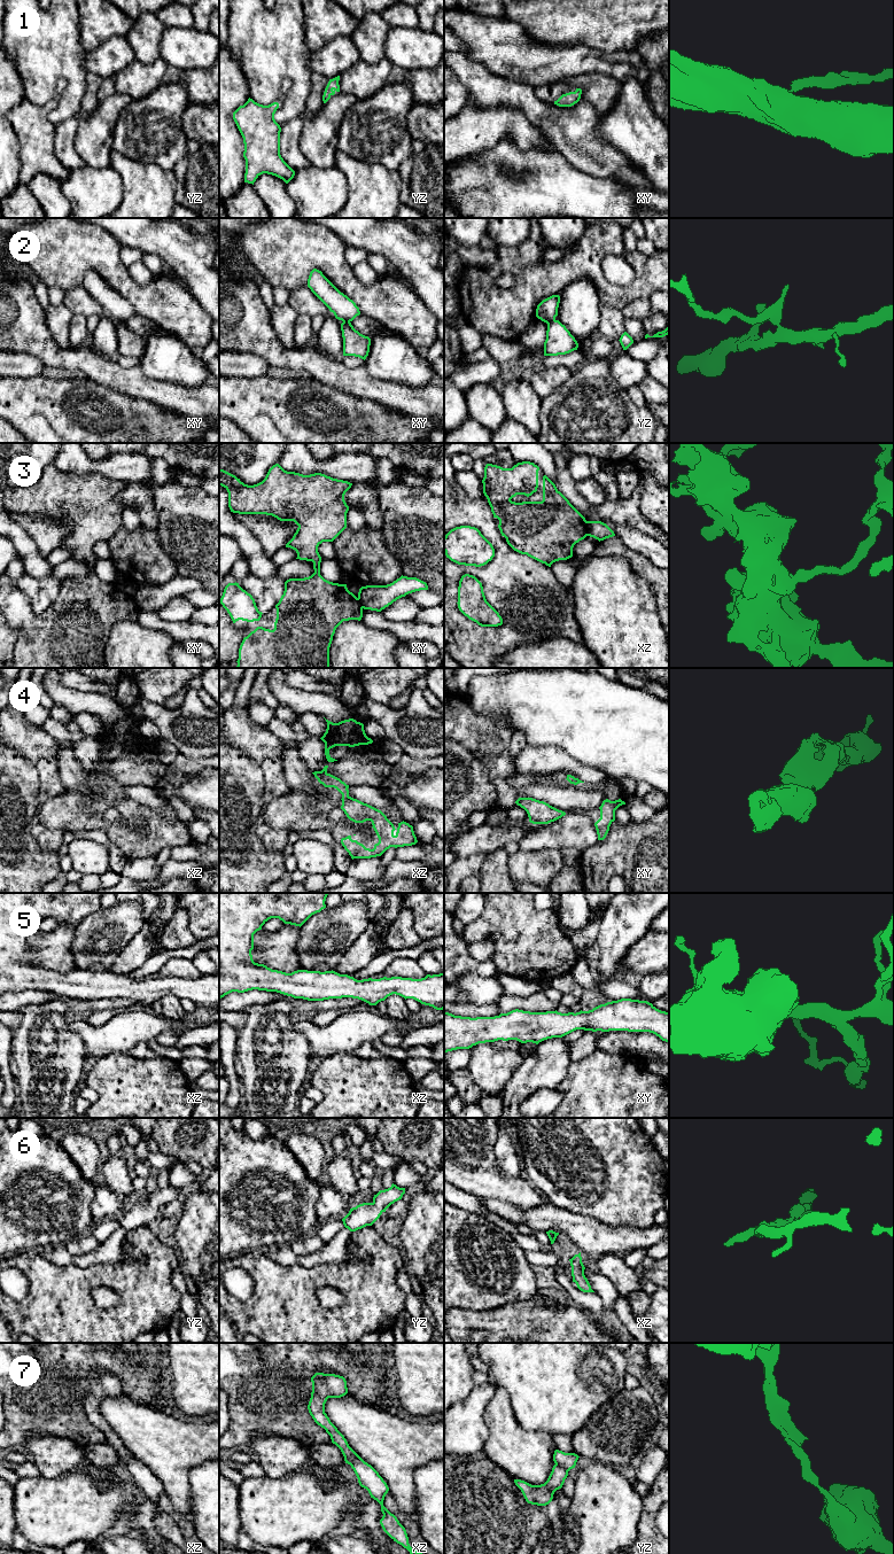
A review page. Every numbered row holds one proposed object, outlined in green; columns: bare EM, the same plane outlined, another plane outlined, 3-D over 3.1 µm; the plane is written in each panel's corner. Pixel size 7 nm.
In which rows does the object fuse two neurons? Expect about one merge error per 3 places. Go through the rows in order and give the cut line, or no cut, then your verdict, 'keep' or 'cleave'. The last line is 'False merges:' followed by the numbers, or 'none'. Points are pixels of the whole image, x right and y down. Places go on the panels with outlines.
1: cut none; keep
2: cut yz (554, 318), (547, 324); cleave
3: cut xz (585, 521), (587, 535); cleave
4: cut none; keep
5: cut none; keep
6: cut none; keep
7: cut yz (556, 1463), (568, 1470); cleave
False merges: 2, 3, 7

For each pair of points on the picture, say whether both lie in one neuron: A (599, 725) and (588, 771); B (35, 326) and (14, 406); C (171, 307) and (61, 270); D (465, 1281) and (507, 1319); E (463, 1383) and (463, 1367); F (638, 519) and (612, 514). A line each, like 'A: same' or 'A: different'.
A: different
B: different
C: same
D: different
E: same
F: same

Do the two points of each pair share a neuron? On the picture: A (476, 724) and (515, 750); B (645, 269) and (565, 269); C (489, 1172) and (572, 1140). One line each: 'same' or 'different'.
A: different
B: same
C: different

